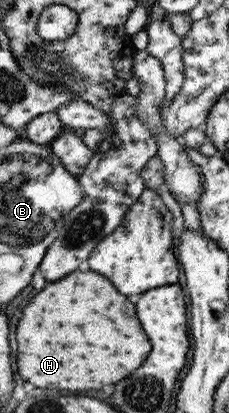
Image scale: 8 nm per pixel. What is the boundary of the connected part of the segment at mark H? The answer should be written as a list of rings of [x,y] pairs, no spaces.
[[[78,271],[62,281],[46,285],[22,311],[22,319],[16,327],[18,341],[18,375],[42,389],[54,387],[64,391],[102,389],[138,369],[150,353],[150,341],[138,323],[134,305],[128,297],[120,295],[114,285],[100,273]]]

